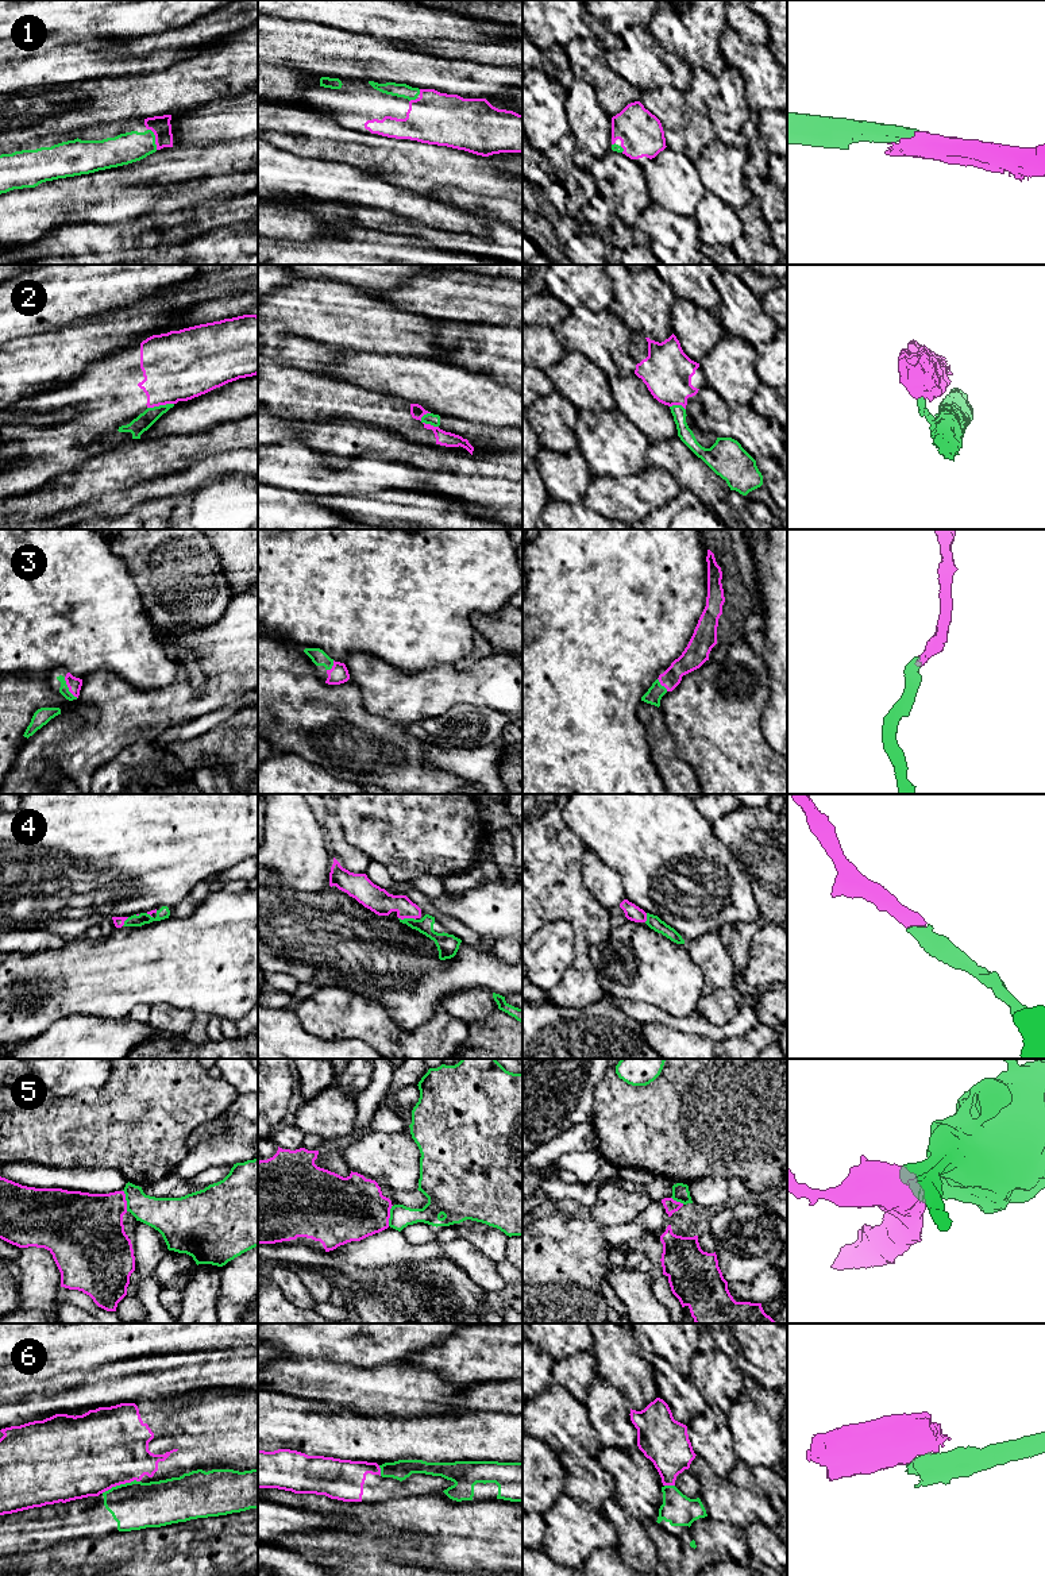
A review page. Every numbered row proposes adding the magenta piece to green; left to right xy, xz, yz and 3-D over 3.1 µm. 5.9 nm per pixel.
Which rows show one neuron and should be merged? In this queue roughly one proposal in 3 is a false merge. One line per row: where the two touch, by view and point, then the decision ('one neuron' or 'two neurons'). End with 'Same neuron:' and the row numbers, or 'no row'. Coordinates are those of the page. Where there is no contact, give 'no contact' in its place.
1: meets green in xy at (154, 138); one neuron
2: meets green in xz at (428, 423); two neurons
3: meets green in xy at (68, 688); one neuron
4: meets green in xz at (407, 918); one neuron
5: meets green in xy at (126, 1199); two neurons
6: meets green in xy at (120, 1484); two neurons
Same neuron: 1, 3, 4

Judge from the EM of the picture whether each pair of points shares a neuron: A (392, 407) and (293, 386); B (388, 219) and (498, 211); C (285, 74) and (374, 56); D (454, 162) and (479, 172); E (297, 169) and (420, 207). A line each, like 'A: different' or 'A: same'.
A: same
B: different
C: different
D: same
E: same

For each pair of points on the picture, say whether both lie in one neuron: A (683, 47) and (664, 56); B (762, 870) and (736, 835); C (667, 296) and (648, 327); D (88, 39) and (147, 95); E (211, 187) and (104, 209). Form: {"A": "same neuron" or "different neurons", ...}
{"A": "different neurons", "B": "same neuron", "C": "same neuron", "D": "different neurons", "E": "different neurons"}

